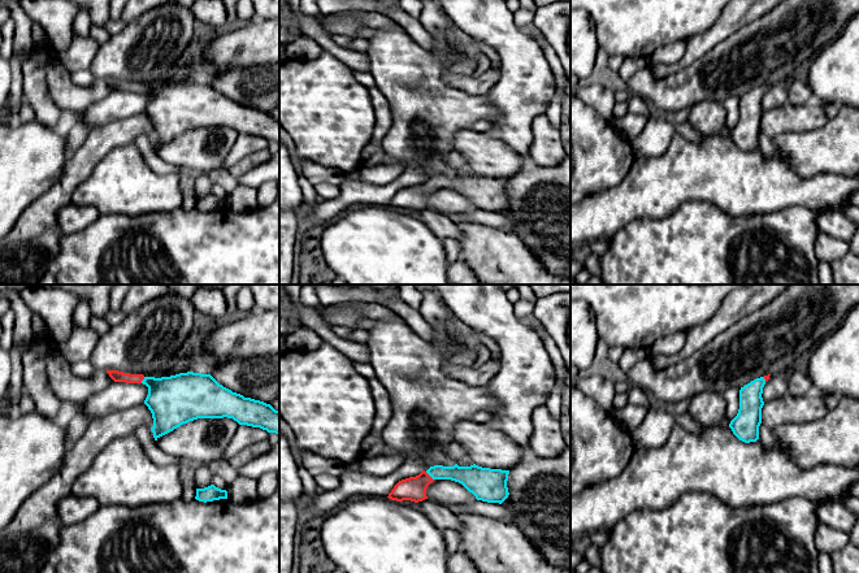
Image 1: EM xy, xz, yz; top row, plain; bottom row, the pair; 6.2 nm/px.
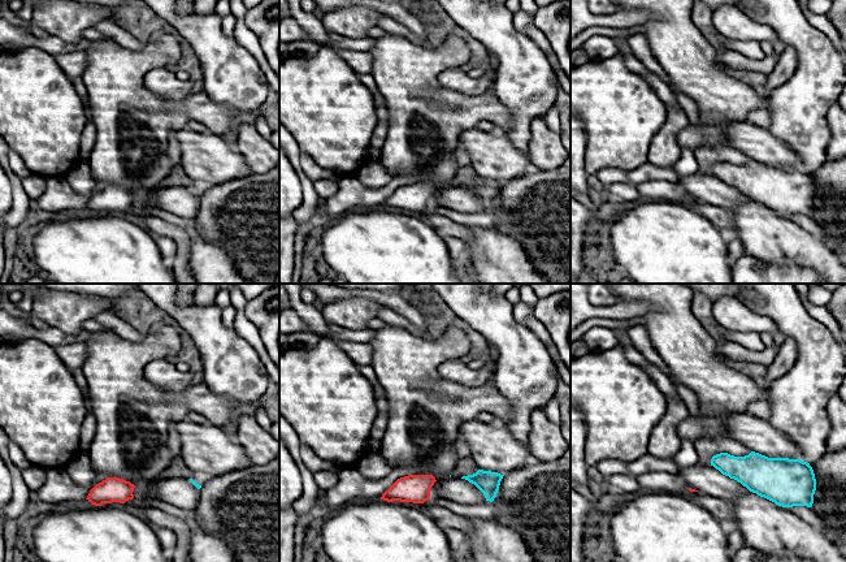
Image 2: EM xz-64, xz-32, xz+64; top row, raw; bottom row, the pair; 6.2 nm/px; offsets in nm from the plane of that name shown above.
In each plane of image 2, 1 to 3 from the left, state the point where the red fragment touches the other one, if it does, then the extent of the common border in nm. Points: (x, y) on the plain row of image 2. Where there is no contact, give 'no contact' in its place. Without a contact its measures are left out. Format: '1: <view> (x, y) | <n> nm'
1: no contact
2: no contact
3: no contact

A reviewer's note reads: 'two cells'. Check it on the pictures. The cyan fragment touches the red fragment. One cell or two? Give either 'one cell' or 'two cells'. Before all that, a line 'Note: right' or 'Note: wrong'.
Note: wrong
one cell

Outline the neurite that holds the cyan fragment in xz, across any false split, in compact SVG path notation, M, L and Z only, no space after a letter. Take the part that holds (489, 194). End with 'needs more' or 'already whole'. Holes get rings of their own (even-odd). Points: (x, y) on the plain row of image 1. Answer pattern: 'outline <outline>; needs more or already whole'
outline M476 173L470 175L434 174L416 186L399 190L387 207L418 212L428 208L426 197L434 188L451 188L461 192L477 209L502 213L509 204L508 183L509 179L482 177Z; needs more

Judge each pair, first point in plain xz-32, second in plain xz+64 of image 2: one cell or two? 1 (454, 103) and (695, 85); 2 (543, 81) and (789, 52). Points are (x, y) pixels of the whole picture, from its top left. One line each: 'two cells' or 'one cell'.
1: one cell
2: two cells

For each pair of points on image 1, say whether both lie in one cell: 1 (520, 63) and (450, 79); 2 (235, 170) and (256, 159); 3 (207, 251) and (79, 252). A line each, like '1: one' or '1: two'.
1: two
2: one
3: one

